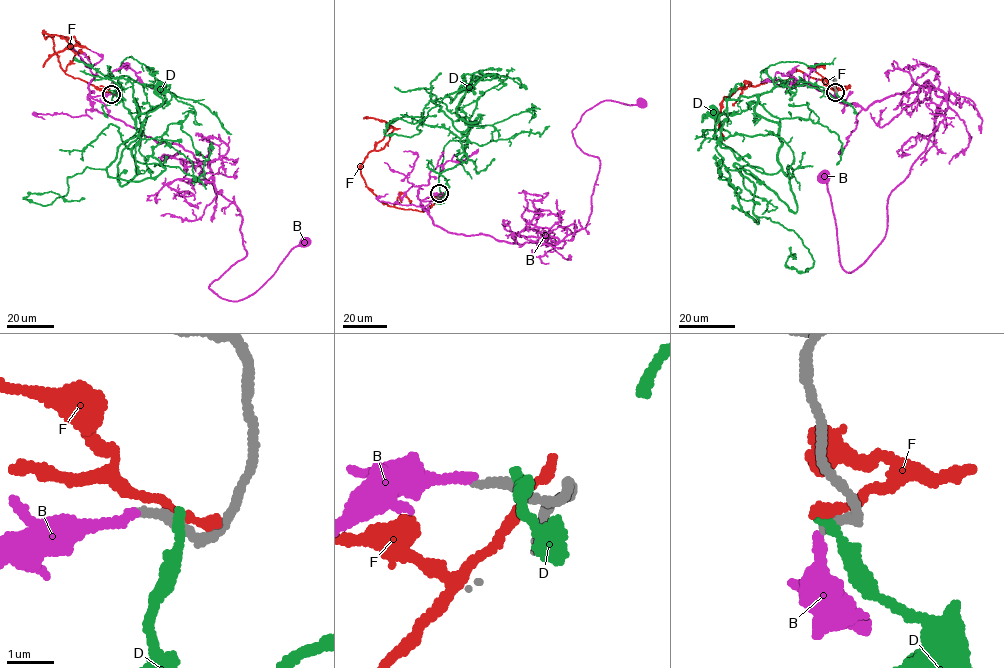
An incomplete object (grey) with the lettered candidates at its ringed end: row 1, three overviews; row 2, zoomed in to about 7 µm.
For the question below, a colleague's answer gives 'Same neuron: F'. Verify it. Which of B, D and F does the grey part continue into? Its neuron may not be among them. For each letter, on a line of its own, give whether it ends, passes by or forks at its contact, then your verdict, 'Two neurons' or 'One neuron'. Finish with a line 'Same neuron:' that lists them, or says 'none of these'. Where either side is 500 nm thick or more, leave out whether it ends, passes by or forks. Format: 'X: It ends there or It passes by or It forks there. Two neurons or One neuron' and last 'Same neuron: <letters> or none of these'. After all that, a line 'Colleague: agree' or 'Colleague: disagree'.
B: It ends there. One neuron
D: It ends there. Two neurons
F: It ends there. Two neurons
Same neuron: B
Colleague: disagree

